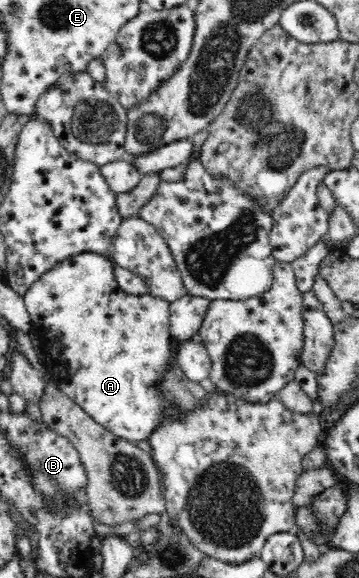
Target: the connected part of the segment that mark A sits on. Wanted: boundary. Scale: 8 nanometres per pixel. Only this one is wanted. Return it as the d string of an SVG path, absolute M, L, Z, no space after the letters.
M85 252L71 256L43 274L22 299L33 331L41 339L43 365L51 375L51 381L116 437L129 442L143 441L161 421L165 421L165 413L177 415L155 386L174 363L170 303L149 293L140 296L125 293L119 287L114 268L114 262L104 255Z

